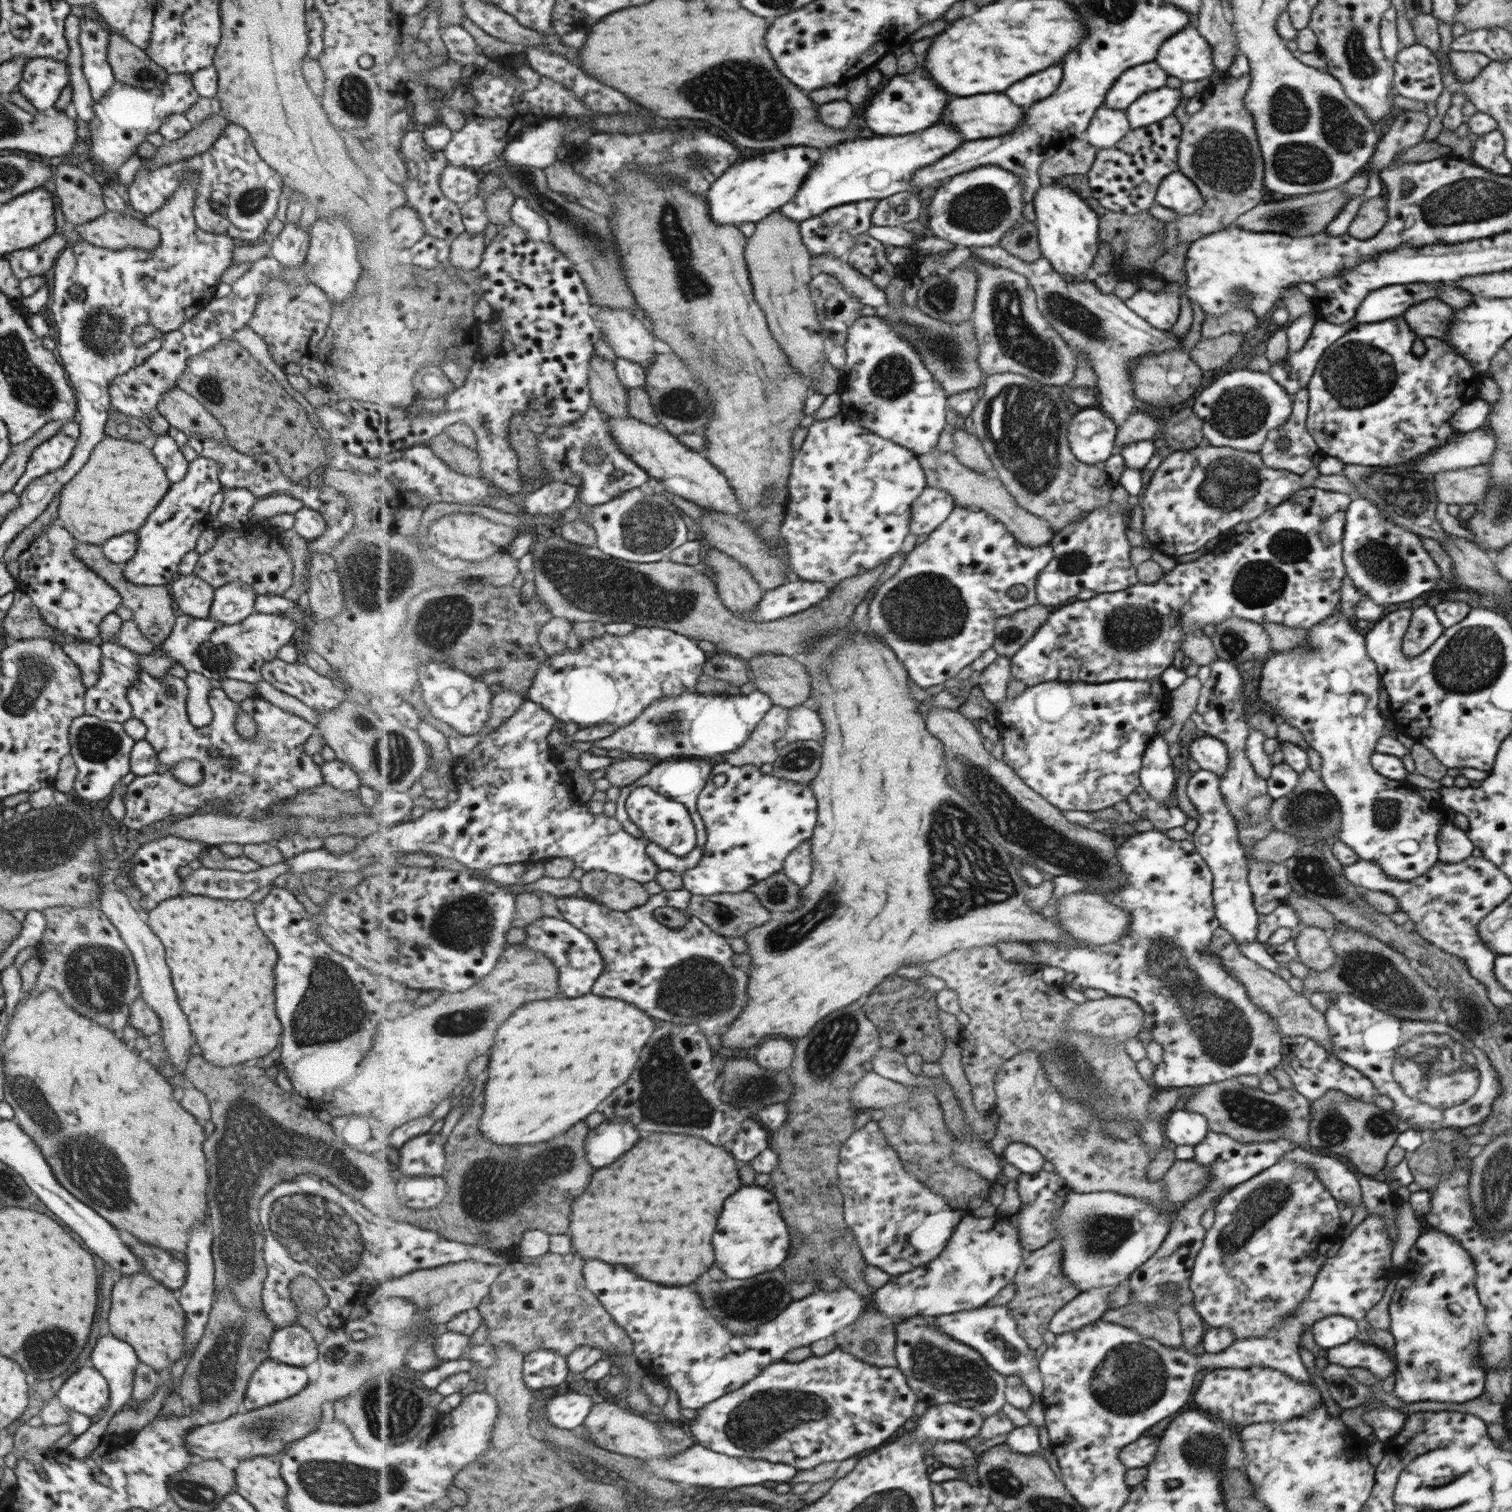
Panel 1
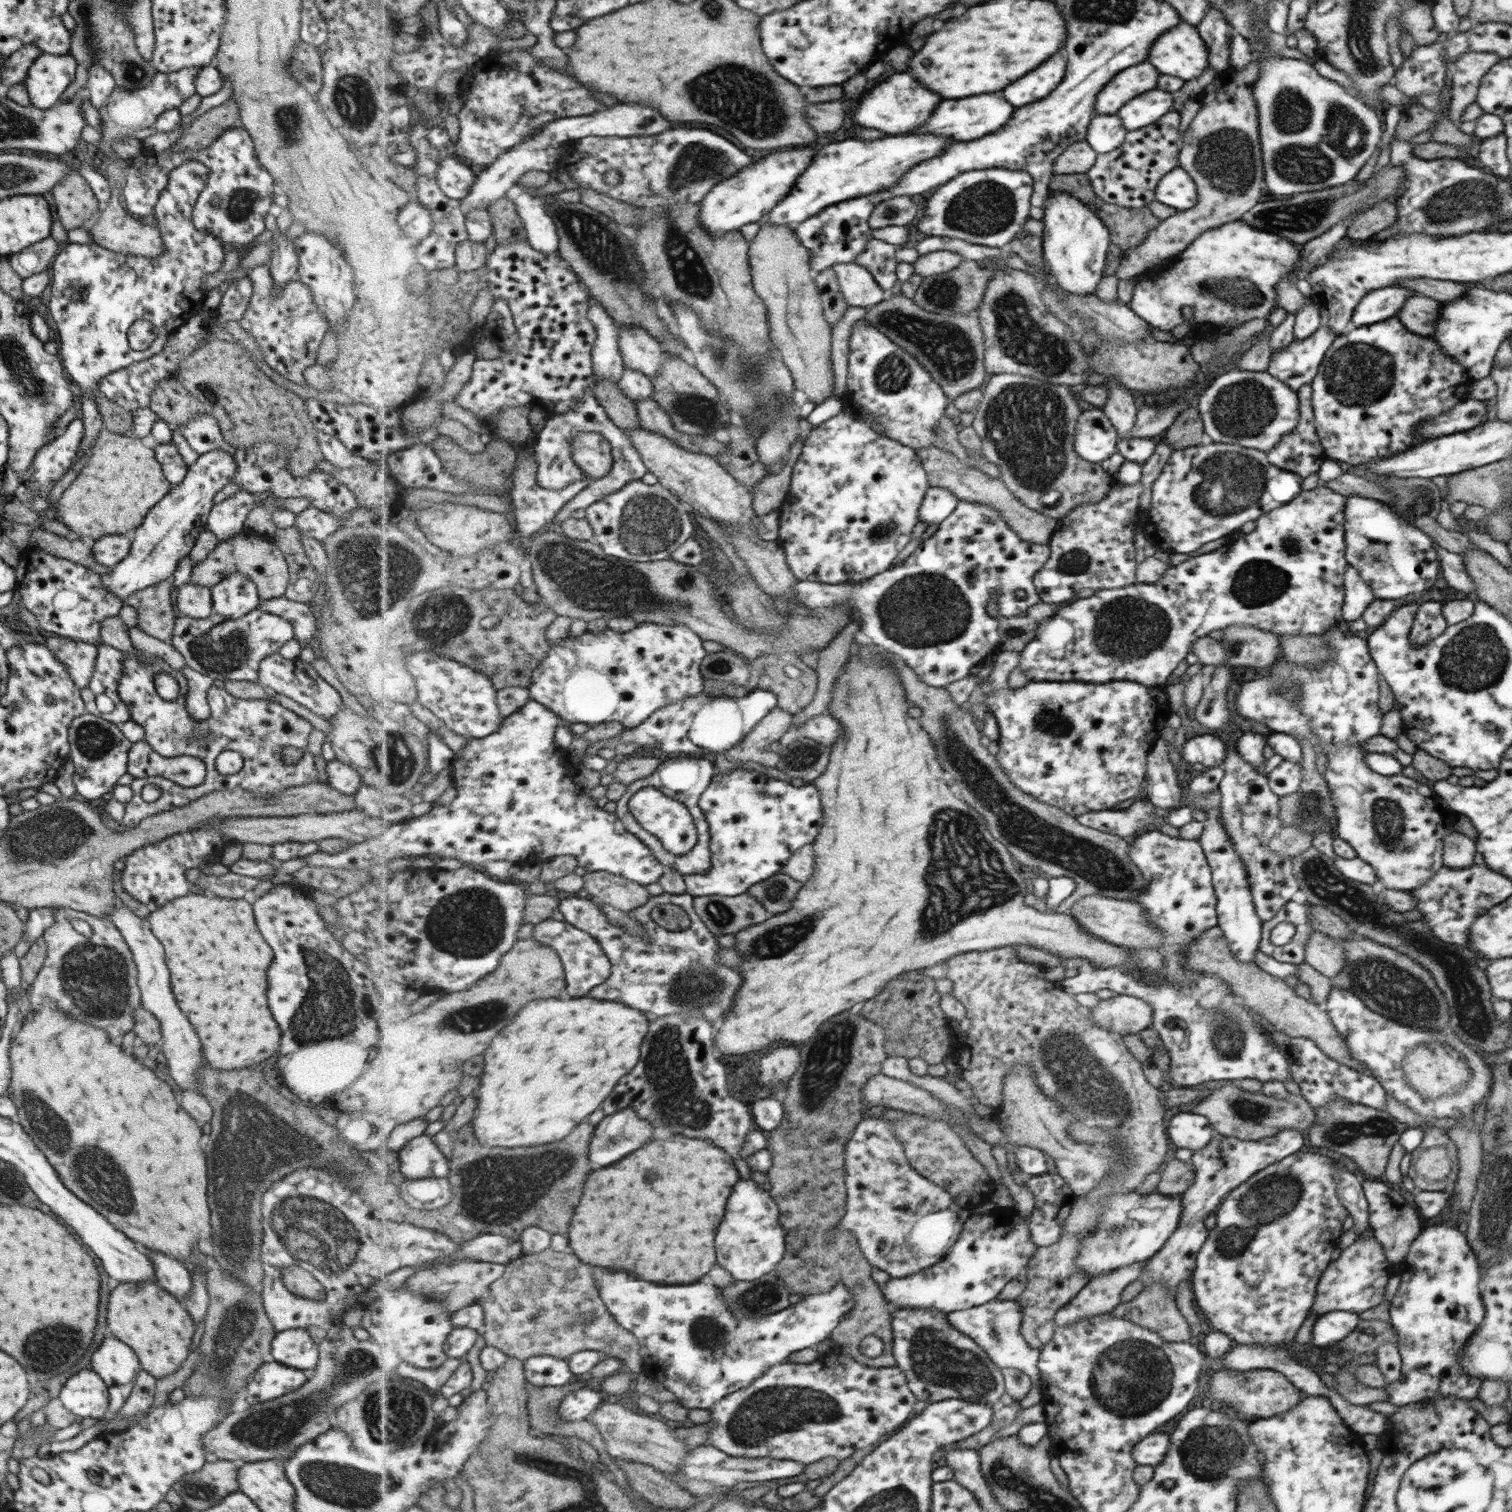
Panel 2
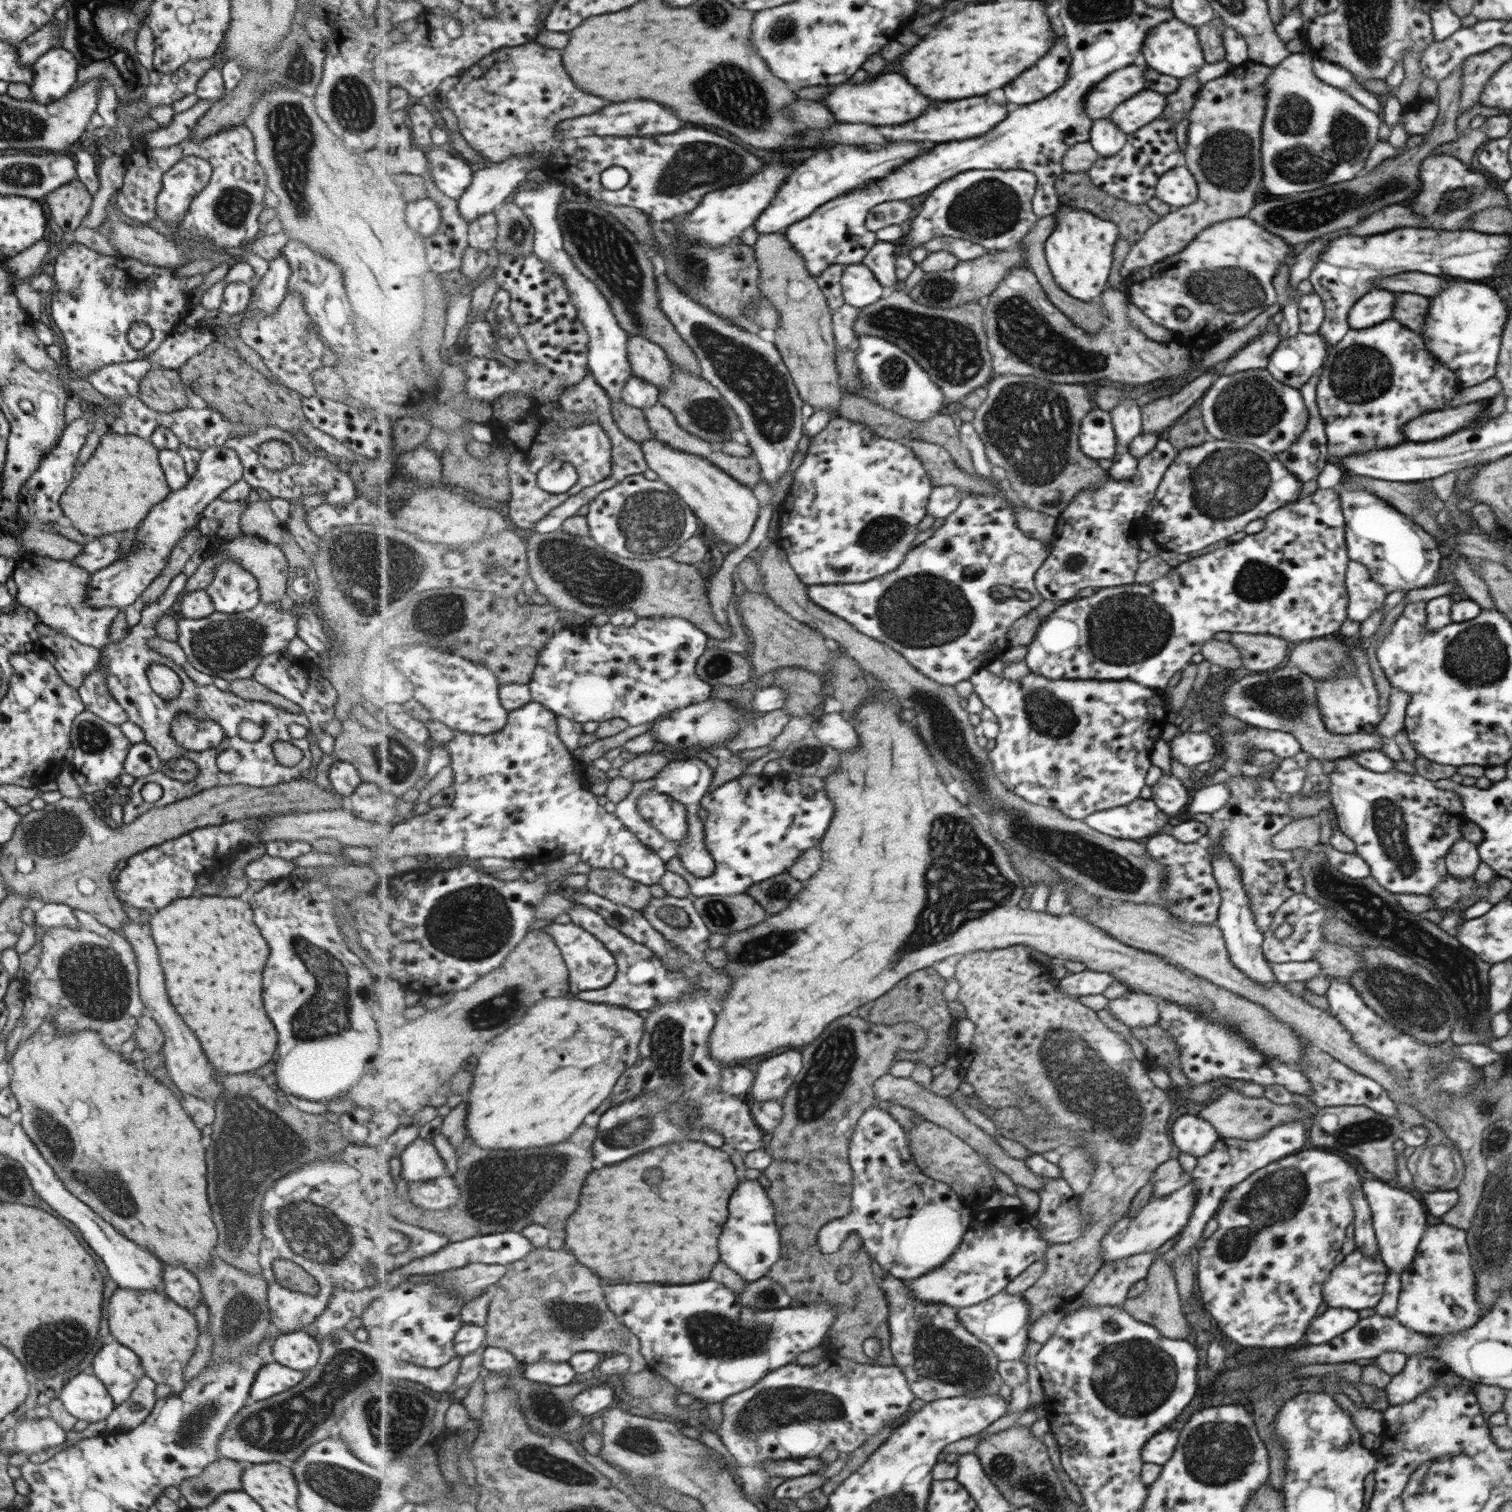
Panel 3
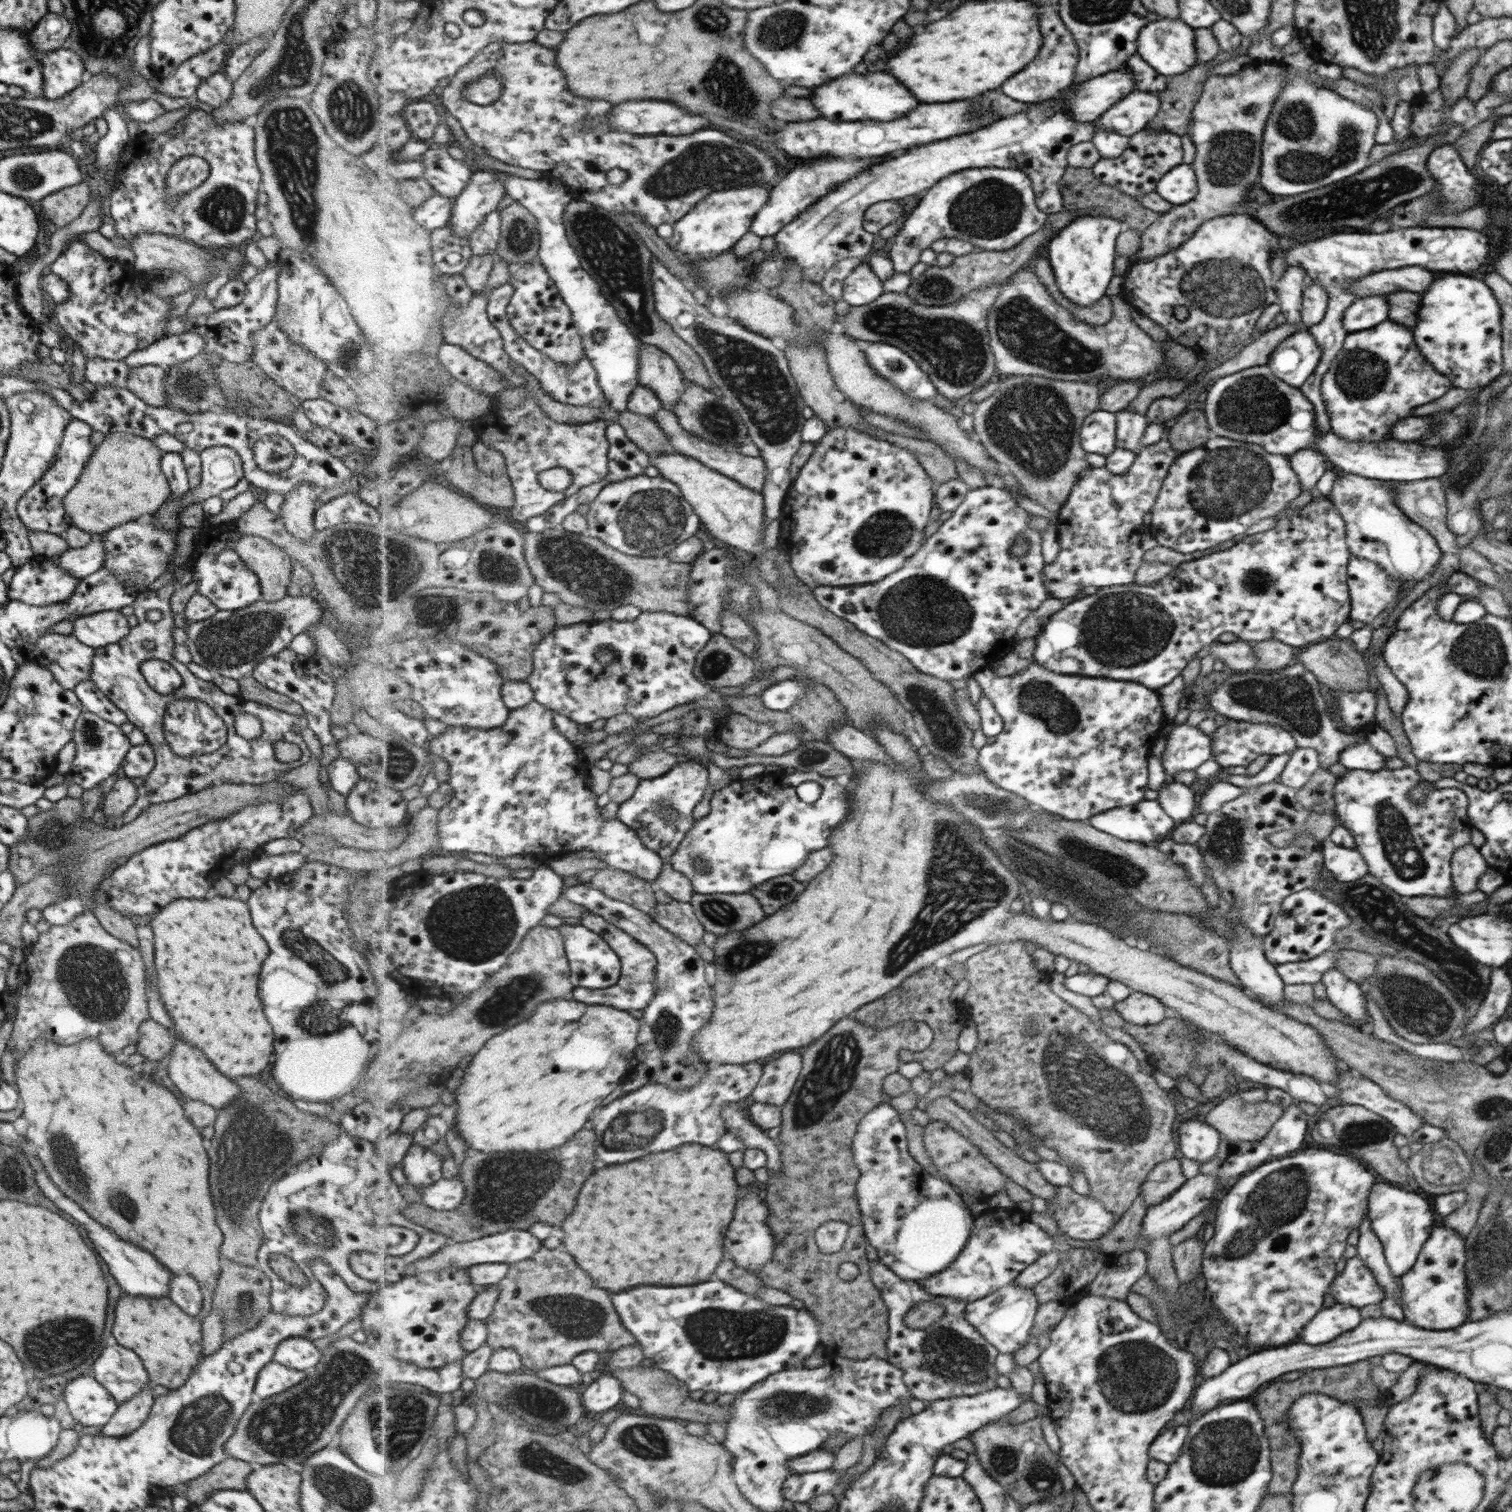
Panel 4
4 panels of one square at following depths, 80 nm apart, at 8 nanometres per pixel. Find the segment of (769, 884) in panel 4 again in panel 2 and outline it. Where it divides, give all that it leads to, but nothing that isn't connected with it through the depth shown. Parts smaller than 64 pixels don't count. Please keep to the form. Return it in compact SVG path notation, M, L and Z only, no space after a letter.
M781 872L753 885L748 892L775 916L793 908L803 885L804 883L791 878L791 875Z

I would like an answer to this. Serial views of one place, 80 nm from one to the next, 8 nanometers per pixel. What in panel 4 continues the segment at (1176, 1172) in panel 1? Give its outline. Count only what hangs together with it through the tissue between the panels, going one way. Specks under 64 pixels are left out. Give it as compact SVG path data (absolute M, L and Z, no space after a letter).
M1177 1158L1159 1162L1142 1180L1139 1192L1146 1208L1166 1199L1186 1181Z

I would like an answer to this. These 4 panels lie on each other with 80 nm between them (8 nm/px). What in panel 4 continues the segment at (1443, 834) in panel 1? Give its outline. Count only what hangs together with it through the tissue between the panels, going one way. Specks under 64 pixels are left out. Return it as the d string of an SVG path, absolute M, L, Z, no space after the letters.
M1472 845L1461 846L1453 852L1450 863L1452 886L1457 894L1469 894L1477 889L1477 878L1488 866L1479 850Z

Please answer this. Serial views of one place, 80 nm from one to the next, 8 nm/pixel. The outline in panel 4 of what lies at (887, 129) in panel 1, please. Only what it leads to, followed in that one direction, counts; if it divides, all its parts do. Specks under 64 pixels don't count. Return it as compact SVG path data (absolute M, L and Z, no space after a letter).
M873 72L873 74L847 74L835 82L829 82L827 86L813 88L813 102L823 112L825 118L831 118L833 122L859 122L859 120L877 120L877 122L891 122L907 116L911 110L919 106L919 98L911 94L909 88L905 88L899 78L885 72Z

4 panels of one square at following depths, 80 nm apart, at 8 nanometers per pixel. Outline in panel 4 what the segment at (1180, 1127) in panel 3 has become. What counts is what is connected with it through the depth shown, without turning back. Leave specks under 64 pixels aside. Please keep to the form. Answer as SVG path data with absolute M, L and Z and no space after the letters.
M1187 1114L1179 1126L1179 1156L1199 1164L1207 1162L1218 1149L1218 1132L1207 1123L1191 1119Z

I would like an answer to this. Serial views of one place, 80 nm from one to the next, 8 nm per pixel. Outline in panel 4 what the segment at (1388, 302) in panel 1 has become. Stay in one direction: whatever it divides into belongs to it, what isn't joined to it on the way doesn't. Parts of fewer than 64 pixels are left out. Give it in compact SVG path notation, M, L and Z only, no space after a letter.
M1383 295L1356 299L1342 315L1341 326L1345 334L1359 333L1365 328L1378 326L1389 318L1389 304Z

